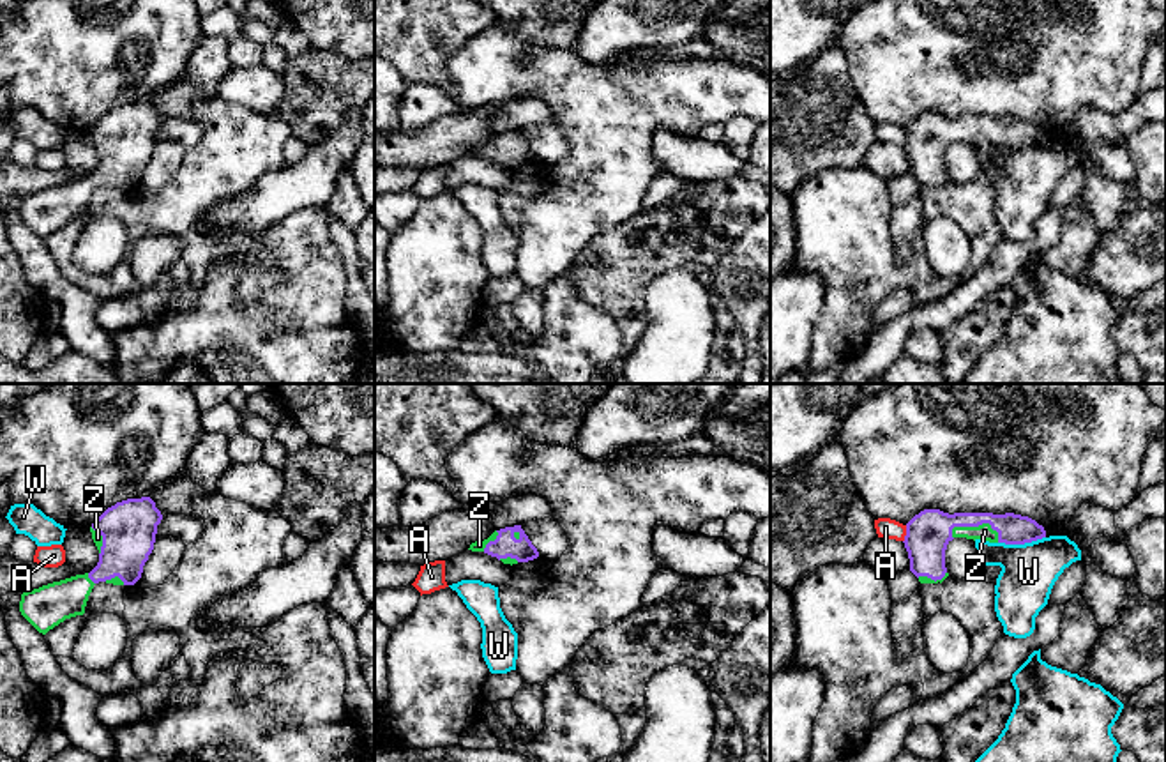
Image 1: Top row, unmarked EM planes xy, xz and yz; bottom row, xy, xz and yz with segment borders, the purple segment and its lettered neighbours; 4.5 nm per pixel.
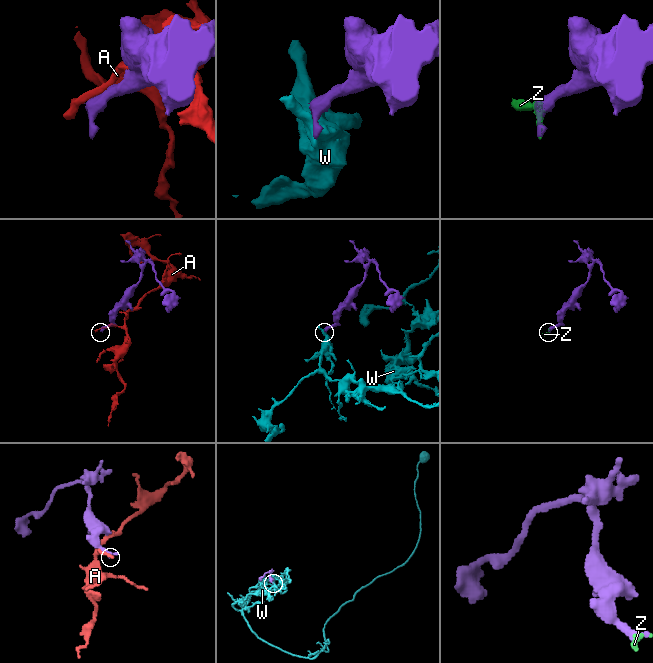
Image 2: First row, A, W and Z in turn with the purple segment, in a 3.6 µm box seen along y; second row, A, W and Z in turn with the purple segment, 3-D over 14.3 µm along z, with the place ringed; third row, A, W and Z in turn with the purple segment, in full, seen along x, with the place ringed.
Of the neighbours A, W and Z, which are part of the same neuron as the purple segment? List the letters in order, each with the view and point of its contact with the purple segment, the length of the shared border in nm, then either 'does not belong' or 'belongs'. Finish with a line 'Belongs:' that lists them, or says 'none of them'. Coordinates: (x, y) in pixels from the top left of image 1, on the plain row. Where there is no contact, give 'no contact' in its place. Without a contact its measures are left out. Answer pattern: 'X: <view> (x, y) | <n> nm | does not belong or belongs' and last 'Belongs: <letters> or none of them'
A: yz (907, 138) | 80 nm | does not belong
W: yz (1022, 147) | 220 nm | does not belong
Z: yz (979, 128) | 240 nm | belongs
Belongs: Z

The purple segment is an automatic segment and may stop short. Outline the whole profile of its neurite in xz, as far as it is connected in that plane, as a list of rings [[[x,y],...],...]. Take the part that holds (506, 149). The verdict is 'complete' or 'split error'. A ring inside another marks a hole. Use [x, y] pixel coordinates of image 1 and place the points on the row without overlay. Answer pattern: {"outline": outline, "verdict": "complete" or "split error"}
{"outline": [[[521,129],[495,134],[488,143],[470,149],[472,156],[484,156],[504,168],[528,166],[539,161]]], "verdict": "split error"}

